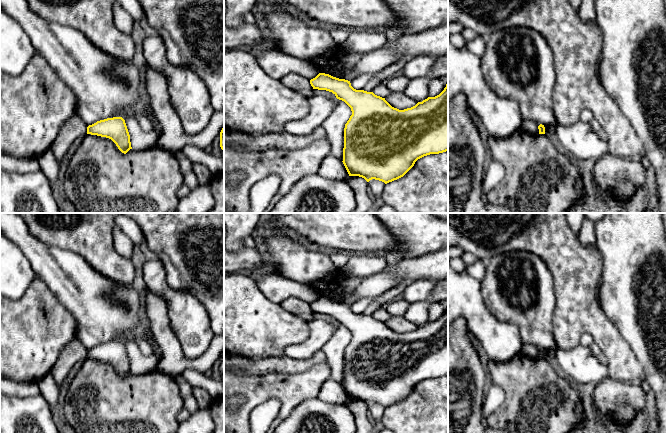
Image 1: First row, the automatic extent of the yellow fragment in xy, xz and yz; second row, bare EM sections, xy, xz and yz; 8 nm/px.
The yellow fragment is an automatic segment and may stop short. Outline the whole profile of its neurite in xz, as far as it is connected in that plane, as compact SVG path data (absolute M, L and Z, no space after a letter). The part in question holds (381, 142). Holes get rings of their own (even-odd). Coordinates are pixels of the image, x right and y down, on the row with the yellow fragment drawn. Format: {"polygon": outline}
{"polygon": "M319 73L310 84L313 89L332 92L351 108L352 115L344 128L342 161L349 176L387 184L403 177L418 159L448 151L448 83L439 95L404 110L392 107L373 92L354 89L348 80L329 74Z"}

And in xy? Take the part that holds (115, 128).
{"polygon": "M122 117L107 118L87 127L87 134L111 139L118 149L126 154L131 147L130 135Z"}

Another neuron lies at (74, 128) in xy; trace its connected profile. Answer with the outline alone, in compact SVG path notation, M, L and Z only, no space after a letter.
M74 114L63 124L58 137L52 145L53 153L58 163L62 161L71 145L87 134L87 127L88 125L77 114Z

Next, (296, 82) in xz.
M290 73L283 76L280 81L288 88L299 92L301 95L309 98L313 95L314 89L310 84L310 80L307 78L296 74Z

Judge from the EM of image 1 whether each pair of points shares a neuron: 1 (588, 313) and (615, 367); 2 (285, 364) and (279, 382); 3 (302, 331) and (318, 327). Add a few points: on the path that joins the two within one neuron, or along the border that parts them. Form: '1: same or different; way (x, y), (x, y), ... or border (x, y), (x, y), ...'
1: same; way (598, 326), (615, 348), (615, 354)
2: different; border (305, 369), (292, 373), (267, 372), (259, 375)
3: different; border (309, 322), (309, 336), (301, 342), (291, 344)

